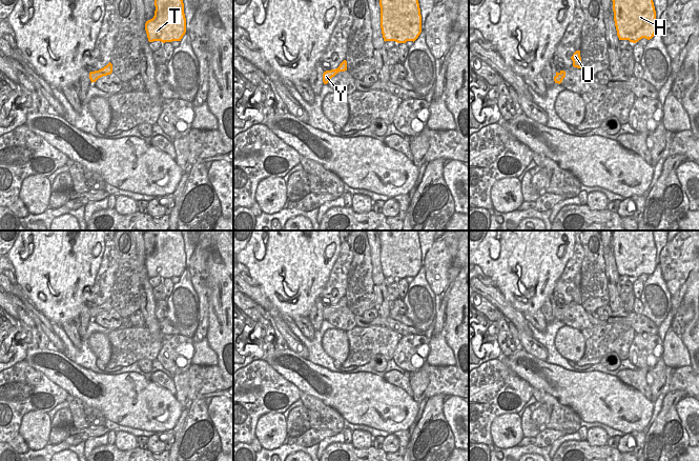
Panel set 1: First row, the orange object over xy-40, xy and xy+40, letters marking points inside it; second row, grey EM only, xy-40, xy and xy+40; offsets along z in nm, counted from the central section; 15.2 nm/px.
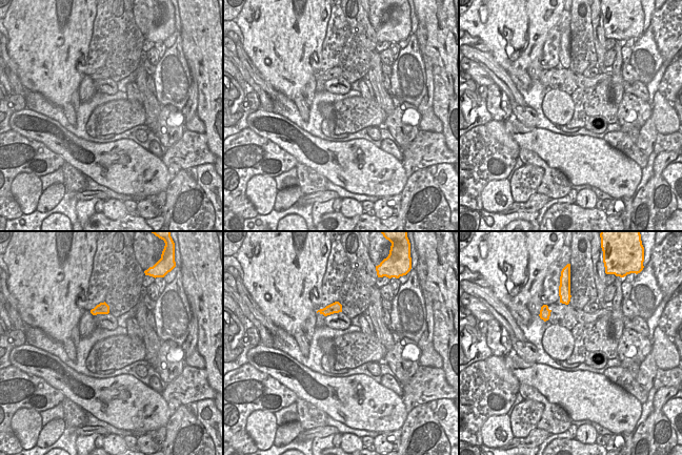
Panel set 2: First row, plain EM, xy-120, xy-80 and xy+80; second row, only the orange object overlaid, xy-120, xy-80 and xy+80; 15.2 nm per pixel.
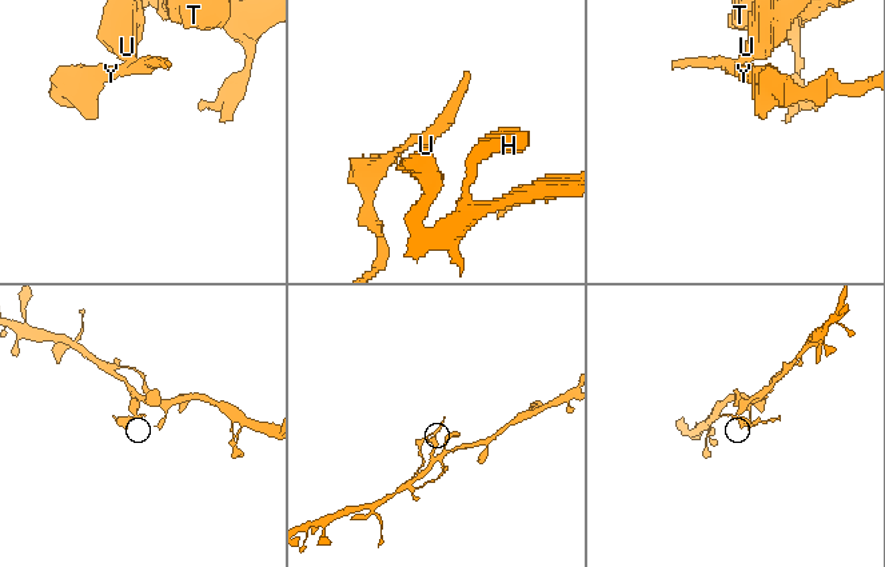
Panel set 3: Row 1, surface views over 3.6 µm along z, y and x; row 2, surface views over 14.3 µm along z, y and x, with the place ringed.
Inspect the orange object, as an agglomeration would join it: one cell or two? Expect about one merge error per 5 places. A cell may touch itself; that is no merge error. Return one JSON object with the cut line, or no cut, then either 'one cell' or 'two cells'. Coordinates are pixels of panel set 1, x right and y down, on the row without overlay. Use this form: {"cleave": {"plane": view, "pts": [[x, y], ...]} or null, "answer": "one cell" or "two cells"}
{"cleave": {"plane": "xy", "pts": [[343, 297], [346, 298]]}, "answer": "two cells"}

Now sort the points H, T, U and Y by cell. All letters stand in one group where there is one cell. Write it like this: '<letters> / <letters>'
H T U / Y

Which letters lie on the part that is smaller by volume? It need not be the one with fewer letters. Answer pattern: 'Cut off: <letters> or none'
Cut off: Y

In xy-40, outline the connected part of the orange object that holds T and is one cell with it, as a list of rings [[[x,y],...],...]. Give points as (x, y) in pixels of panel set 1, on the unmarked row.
[[[150,230],[155,235],[155,252],[146,257],[149,278],[181,277],[186,268],[186,254],[182,230]]]

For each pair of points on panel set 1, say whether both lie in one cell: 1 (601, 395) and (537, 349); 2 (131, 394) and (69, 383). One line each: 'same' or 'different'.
1: different
2: same

